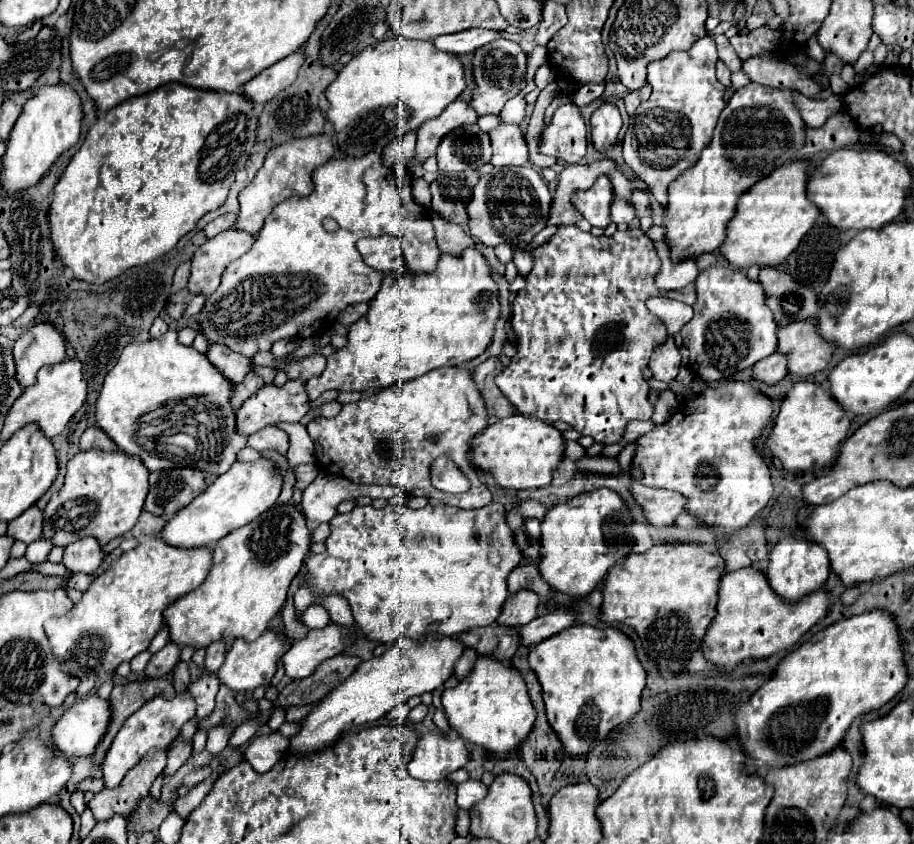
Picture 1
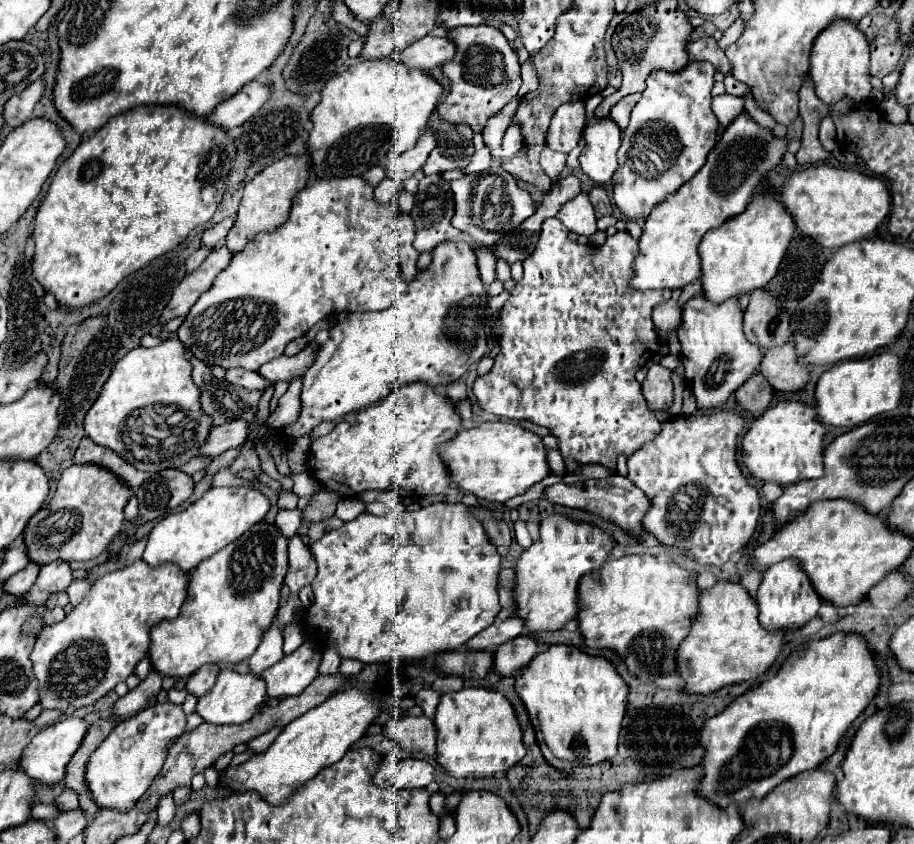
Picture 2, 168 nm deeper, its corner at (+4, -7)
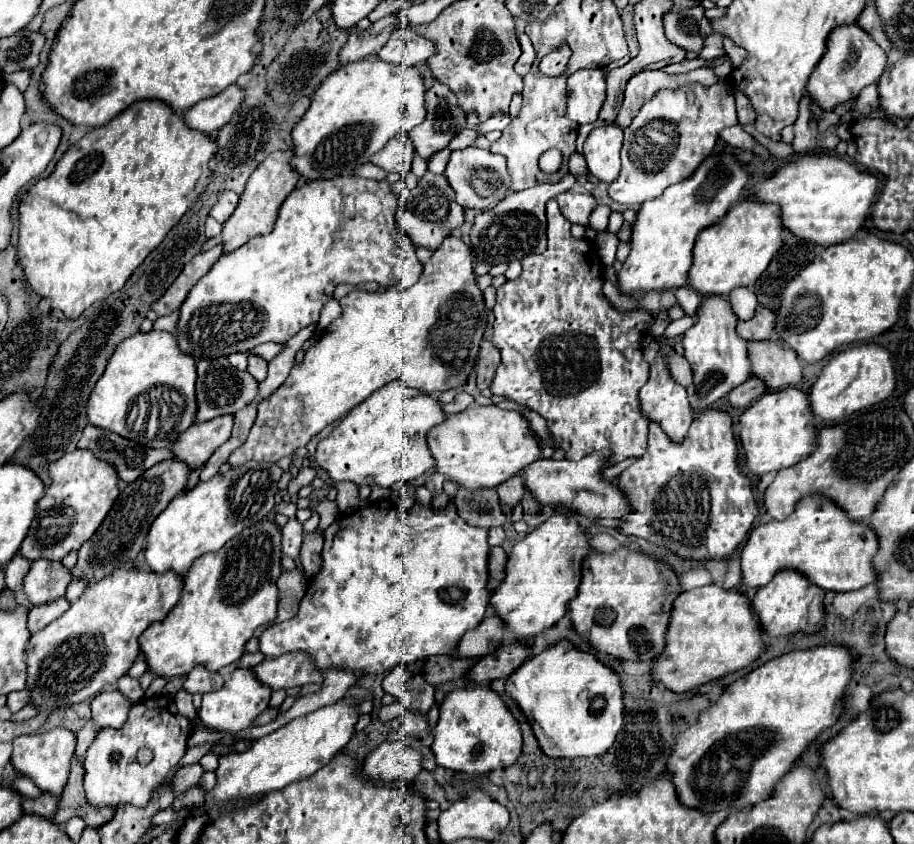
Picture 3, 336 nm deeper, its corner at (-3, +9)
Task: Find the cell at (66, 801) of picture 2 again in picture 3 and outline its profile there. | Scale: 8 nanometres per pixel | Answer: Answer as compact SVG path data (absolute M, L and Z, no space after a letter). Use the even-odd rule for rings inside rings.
M45 792L41 794L41 798L37 798L37 800L29 800L29 798L25 798L23 800L23 808L25 808L25 812L29 814L39 814L39 816L45 816L45 818L53 818L55 816L55 812L57 812L57 806L59 806L59 802L61 802L61 798L59 796L47 796Z

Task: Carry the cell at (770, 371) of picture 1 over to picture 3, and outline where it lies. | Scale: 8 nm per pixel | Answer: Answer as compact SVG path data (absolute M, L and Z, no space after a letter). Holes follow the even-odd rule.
M751 376L741 386L733 388L733 392L727 396L727 400L737 408L747 408L755 400L759 400L767 392L767 384L763 384L757 376Z

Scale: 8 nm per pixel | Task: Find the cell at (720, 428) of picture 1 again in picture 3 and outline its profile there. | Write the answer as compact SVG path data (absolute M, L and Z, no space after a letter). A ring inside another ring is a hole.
M709 408L705 412L701 412L699 416L693 418L693 424L685 436L685 440L681 440L679 444L675 444L669 436L665 436L663 428L659 428L659 424L651 422L649 424L649 446L647 446L647 452L633 464L629 466L627 470L623 470L619 474L619 486L621 490L629 496L631 500L631 512L625 516L625 522L623 526L619 528L623 534L633 534L633 536L639 536L639 538L647 538L649 542L653 544L661 544L661 546L667 546L669 550L673 550L677 556L681 558L691 558L691 560L705 560L705 554L713 560L721 560L725 556L729 556L741 542L747 540L747 534L751 532L753 528L753 520L757 518L759 514L759 506L757 506L757 500L753 496L753 488L751 488L751 480L741 472L739 468L739 462L737 462L737 456L739 456L739 450L737 450L737 442L735 442L735 436L733 436L733 420L727 412L723 410L715 410L715 408Z

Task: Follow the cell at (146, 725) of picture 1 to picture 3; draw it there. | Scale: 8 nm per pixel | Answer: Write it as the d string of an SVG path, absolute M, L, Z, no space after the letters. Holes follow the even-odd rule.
M155 698L139 700L131 712L127 722L119 728L103 728L95 736L93 744L85 756L85 792L89 804L101 806L117 806L117 804L133 804L145 806L149 796L157 784L165 780L173 766L179 764L187 750L187 740L191 736L191 720L181 714L171 714L165 708L159 708ZM141 748L149 748L153 752L153 760L147 766L141 766L137 760L137 752Z

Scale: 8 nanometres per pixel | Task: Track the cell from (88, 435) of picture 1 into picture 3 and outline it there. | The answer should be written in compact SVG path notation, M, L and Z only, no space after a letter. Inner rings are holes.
M91 424L83 428L83 436L77 446L91 450L99 460L113 464L117 470L117 476L125 482L137 480L153 464L173 458L171 448L161 448L161 450L145 448L141 444L135 444L127 438L121 438L109 430L103 430Z

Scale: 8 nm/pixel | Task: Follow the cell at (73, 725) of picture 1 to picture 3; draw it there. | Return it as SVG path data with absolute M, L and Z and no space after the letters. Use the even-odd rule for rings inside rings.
M57 726L57 728L41 732L41 734L17 736L13 740L11 764L15 766L15 770L27 774L43 792L51 792L51 794L59 796L63 792L63 786L69 776L69 762L75 752L75 744L77 744L75 732L65 726Z

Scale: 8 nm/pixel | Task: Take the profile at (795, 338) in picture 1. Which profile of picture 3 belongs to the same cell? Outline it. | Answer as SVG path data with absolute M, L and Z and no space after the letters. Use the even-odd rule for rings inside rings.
M779 340L749 342L749 360L753 376L765 380L771 390L793 386L803 378L801 360Z

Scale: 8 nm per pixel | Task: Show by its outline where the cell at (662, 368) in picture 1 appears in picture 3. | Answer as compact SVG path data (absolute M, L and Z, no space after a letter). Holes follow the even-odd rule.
M661 360L651 364L651 376L639 390L639 398L643 414L653 422L659 422L671 440L679 442L685 438L695 414L687 400L685 386L671 378L671 372Z

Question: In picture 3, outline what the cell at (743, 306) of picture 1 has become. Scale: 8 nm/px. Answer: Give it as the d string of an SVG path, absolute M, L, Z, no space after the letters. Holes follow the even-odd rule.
M703 296L703 302L697 310L697 322L693 328L689 328L683 336L683 348L685 348L685 358L687 362L691 364L691 370L693 370L693 386L687 388L687 394L689 394L689 402L691 402L691 408L695 412L703 412L707 410L715 400L727 396L735 386L743 384L745 380L751 378L751 364L749 364L749 358L747 358L747 340L743 340L737 332L735 332L735 326L739 324L739 318L737 314L733 312L731 308L731 302L729 298L725 296Z

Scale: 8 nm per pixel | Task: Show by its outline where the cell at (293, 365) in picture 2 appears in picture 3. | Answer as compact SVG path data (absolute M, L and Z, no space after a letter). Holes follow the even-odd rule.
M267 342L267 344L259 344L257 348L253 348L253 352L261 358L265 358L267 362L271 362L281 350L285 348L285 344L275 344L275 342Z

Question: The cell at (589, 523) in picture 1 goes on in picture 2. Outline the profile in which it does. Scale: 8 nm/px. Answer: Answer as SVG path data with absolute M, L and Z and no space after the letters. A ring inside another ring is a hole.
M552 514L552 516L544 518L540 524L540 540L522 552L522 556L518 558L516 568L514 568L514 572L516 572L514 616L524 620L524 626L528 628L530 634L560 630L566 622L574 620L578 614L576 600L578 600L580 576L584 576L590 570L600 568L608 560L608 554L612 552L612 548L614 548L614 540L600 528L594 528L590 524L576 524L562 514Z

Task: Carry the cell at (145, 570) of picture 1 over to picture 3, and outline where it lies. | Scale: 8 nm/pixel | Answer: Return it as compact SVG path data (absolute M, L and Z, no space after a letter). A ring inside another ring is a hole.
M117 568L111 576L89 584L81 598L71 604L71 608L43 630L35 632L27 644L27 688L31 688L31 702L37 706L55 704L55 706L73 706L83 702L89 696L97 696L105 690L115 690L117 680L127 674L131 664L139 654L139 636L141 632L157 620L163 620L169 610L179 602L183 588L183 578L175 572L167 576L155 576L151 570Z

